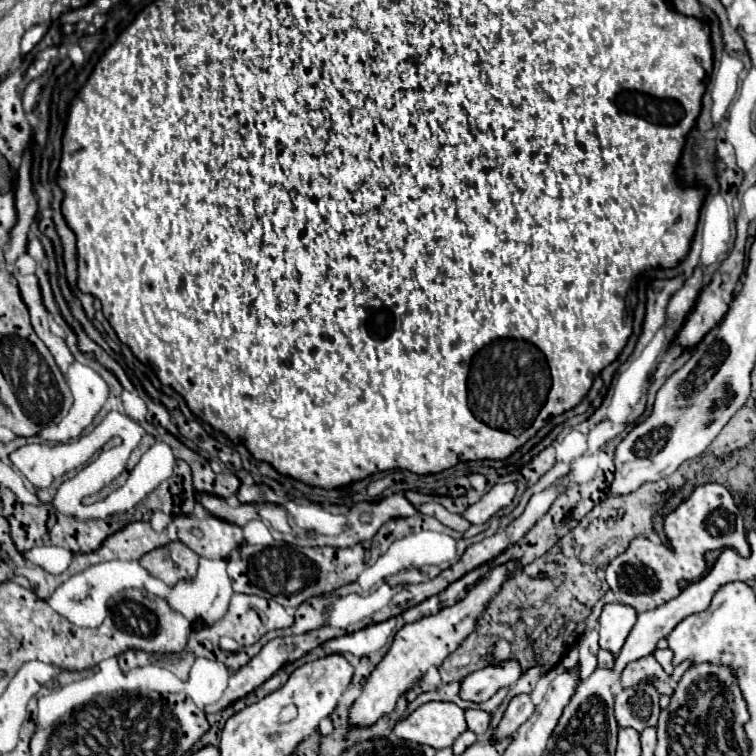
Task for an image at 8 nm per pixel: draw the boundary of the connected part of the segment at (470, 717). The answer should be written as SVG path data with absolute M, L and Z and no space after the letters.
M466 708L466 722L468 722L468 728L472 732L476 732L478 736L484 734L488 730L488 724L490 724L490 714L484 712L484 710L478 710L478 708Z

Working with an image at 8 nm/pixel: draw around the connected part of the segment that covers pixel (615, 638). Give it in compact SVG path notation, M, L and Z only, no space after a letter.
M622 602L604 604L598 622L600 622L600 628L598 628L600 648L606 648L616 656L624 646L626 636L636 624L636 610Z

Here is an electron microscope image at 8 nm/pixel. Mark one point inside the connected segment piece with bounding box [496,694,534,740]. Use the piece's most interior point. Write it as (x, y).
(520, 708)

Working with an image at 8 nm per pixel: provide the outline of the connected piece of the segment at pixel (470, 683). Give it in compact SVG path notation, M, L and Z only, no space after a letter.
M502 660L498 664L490 664L482 670L468 674L460 686L460 698L472 702L484 702L494 696L502 686L510 686L518 682L522 676L522 666L518 660Z

